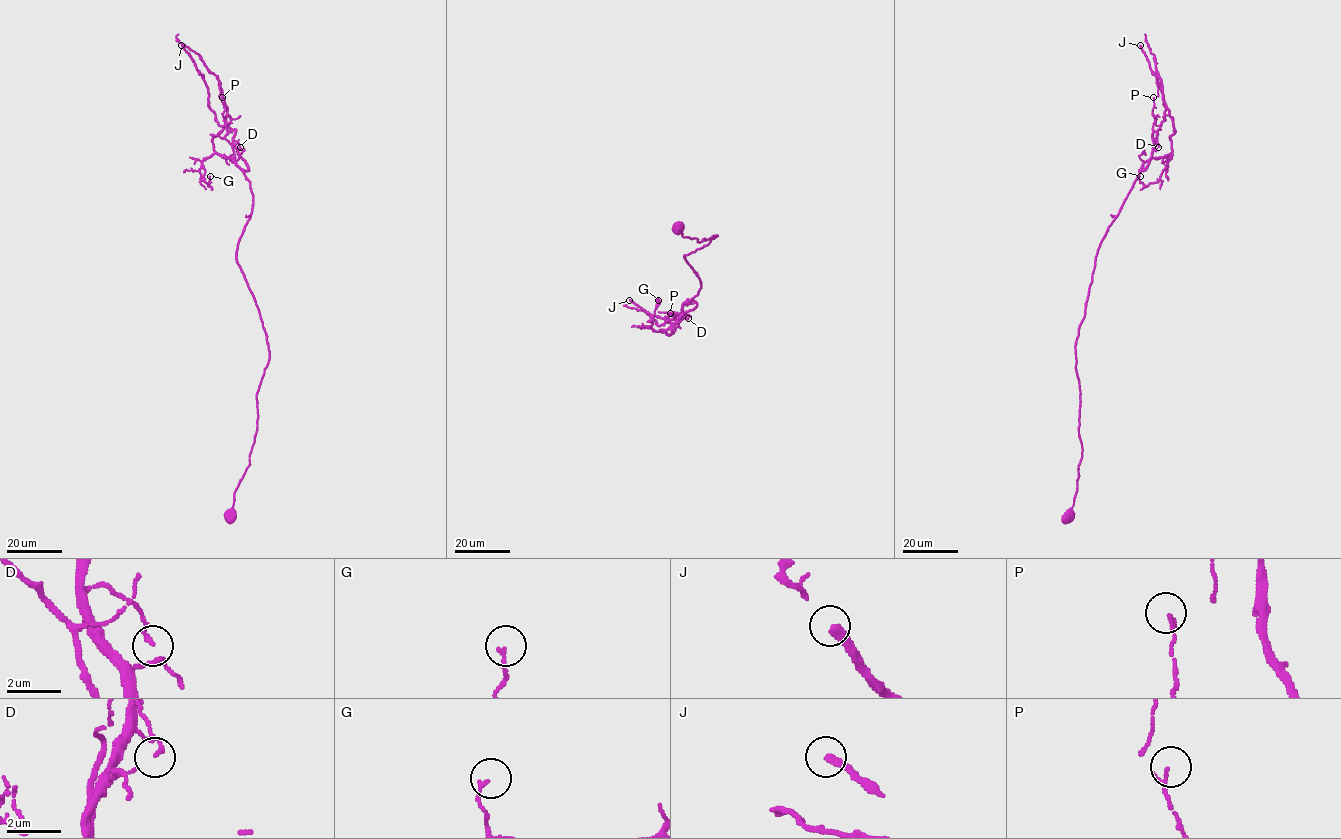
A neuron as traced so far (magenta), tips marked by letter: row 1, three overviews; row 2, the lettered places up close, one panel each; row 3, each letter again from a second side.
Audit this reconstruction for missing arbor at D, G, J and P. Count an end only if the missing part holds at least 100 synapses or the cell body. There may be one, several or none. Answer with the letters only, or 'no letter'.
J

